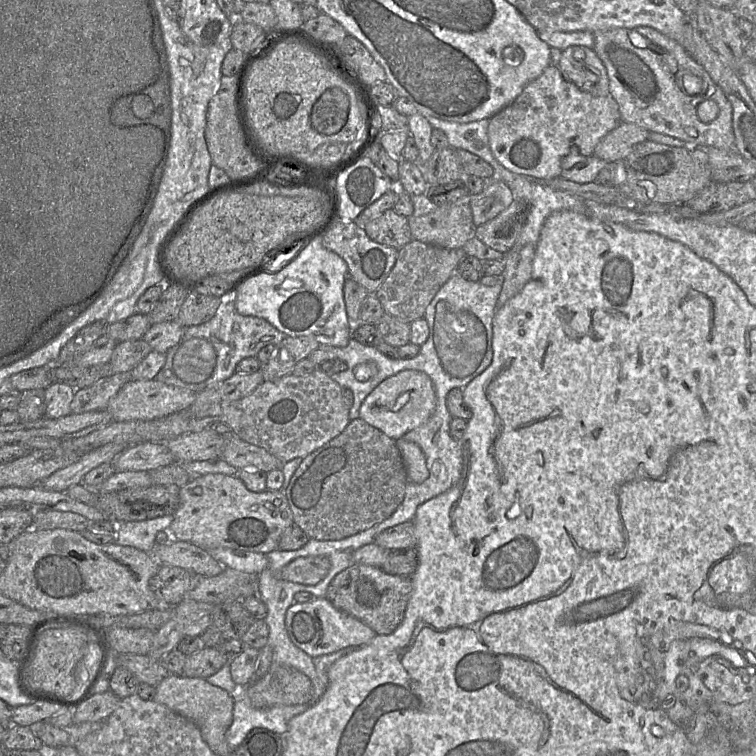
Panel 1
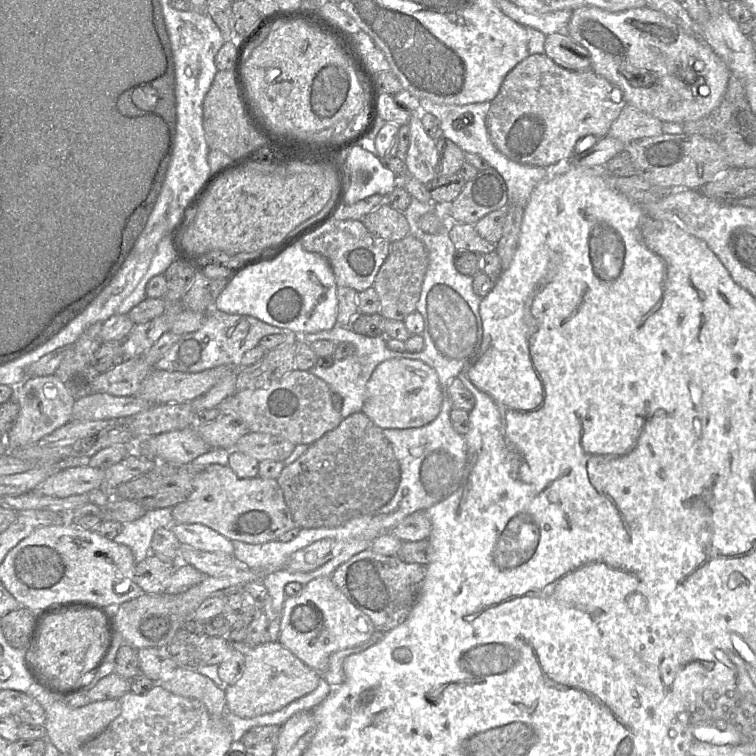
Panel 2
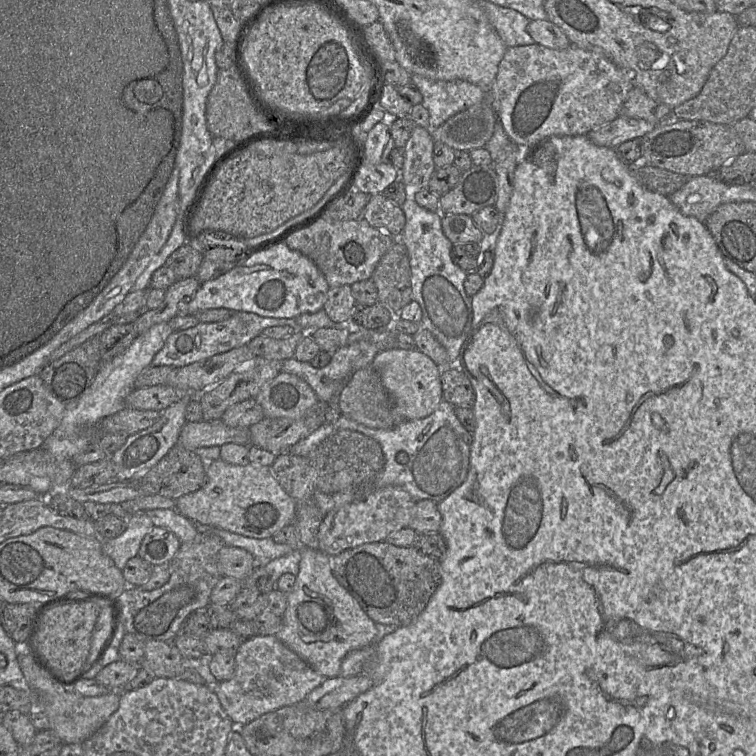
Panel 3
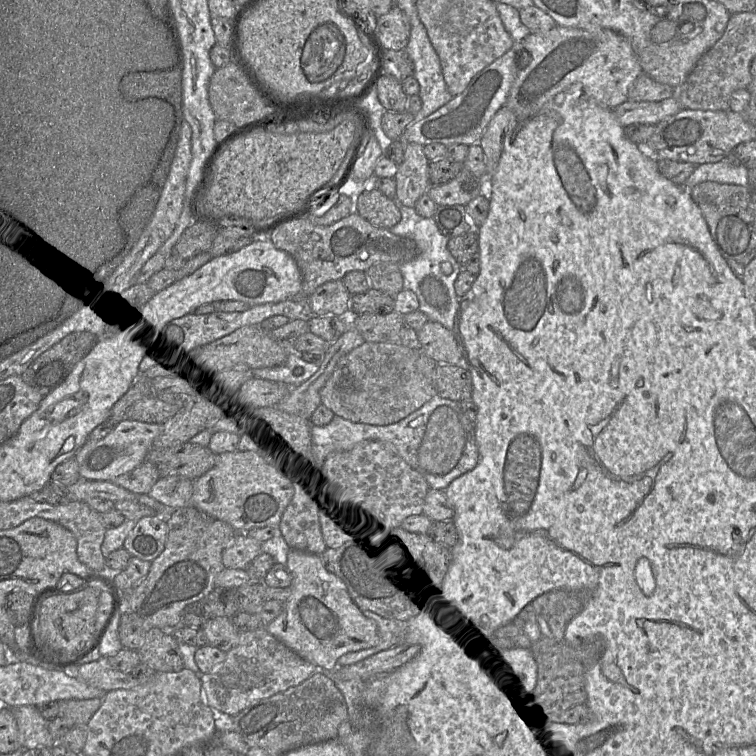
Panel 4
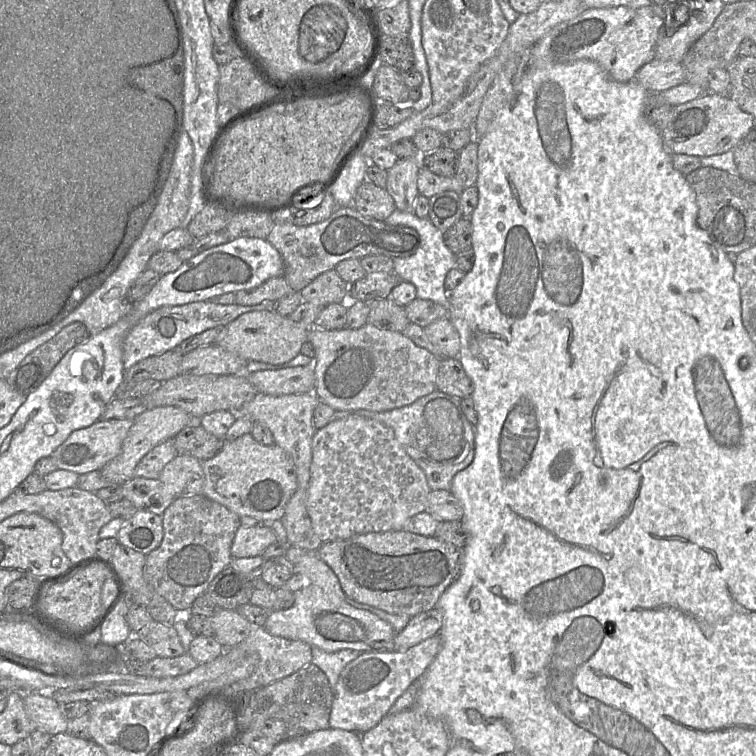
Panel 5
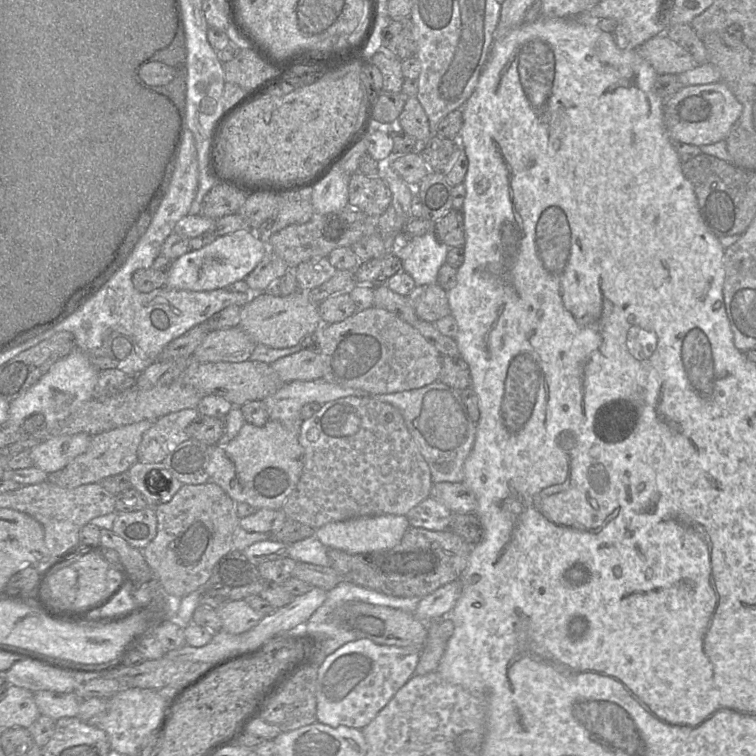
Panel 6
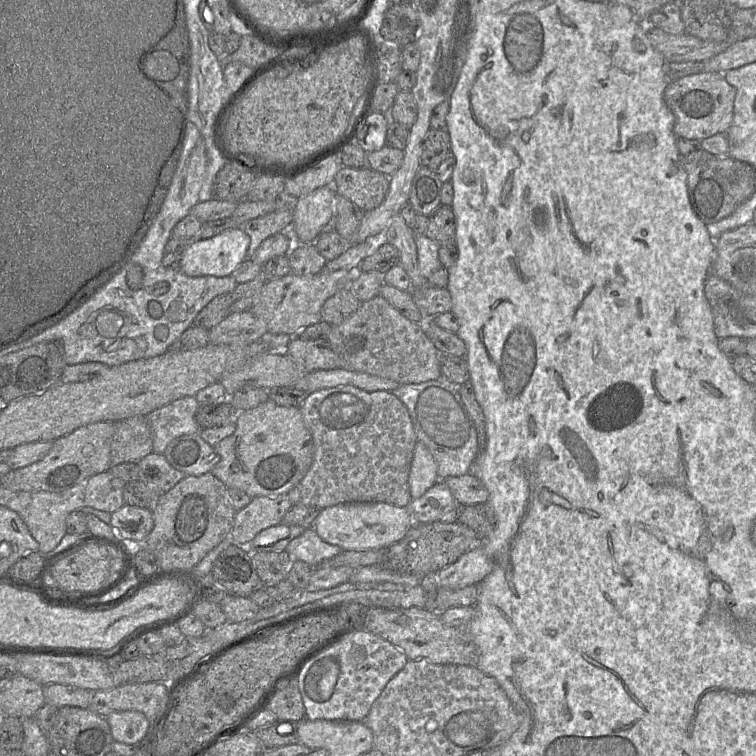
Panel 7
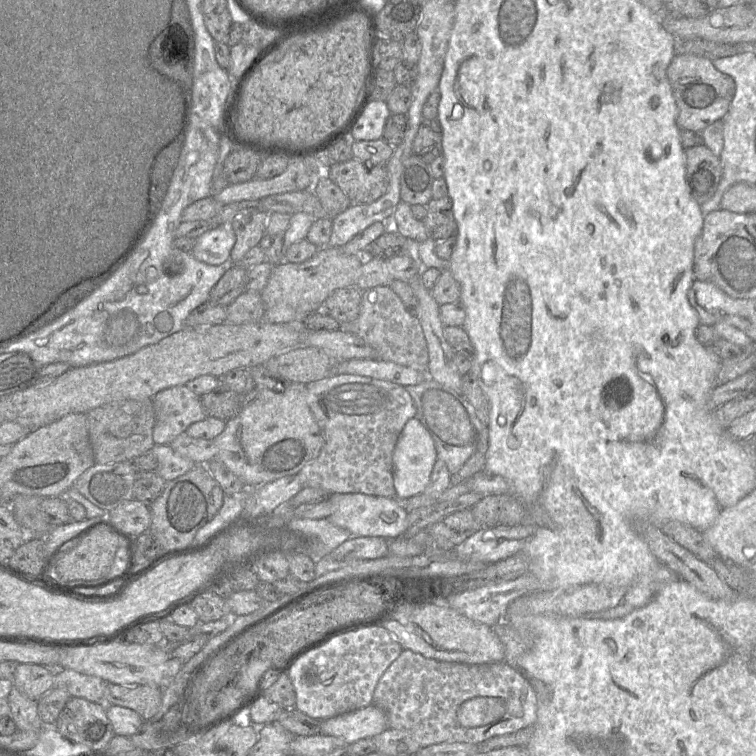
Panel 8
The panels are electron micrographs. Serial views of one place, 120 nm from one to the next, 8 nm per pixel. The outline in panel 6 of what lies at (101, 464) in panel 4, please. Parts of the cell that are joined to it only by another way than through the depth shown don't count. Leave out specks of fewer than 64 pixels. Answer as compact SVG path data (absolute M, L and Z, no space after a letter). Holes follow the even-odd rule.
M85 433L62 435L48 439L30 449L34 467L50 474L61 470L84 453L91 436Z

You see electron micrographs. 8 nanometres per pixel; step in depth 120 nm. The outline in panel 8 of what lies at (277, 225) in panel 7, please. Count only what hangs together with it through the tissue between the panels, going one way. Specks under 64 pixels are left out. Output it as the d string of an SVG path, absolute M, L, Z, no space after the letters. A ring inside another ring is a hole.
M245 209L234 217L231 227L236 242L230 253L230 261L233 264L239 262L252 247L259 245L266 233L268 215L257 209Z

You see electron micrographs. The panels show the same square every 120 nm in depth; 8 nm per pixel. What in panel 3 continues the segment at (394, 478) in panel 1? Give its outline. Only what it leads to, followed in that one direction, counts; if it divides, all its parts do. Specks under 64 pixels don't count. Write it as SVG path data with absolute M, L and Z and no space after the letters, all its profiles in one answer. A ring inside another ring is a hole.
M338 430L325 438L305 456L281 453L272 464L272 473L295 502L310 499L315 491L326 494L343 493L361 499L374 490L374 478L384 467L380 444L355 431Z

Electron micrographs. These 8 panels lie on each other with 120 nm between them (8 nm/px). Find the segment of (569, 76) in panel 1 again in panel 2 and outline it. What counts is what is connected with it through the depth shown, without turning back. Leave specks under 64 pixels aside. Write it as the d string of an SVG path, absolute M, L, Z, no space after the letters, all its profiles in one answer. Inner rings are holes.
M549 34L544 42L545 54L557 65L571 71L591 69L588 51L569 35Z

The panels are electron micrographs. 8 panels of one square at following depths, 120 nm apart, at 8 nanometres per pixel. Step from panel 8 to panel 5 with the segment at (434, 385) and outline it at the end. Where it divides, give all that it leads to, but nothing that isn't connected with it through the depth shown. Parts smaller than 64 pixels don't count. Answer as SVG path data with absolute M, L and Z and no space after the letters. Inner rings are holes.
M439 390L419 398L414 403L384 412L360 410L355 412L361 417L380 422L390 427L406 453L423 470L430 490L450 490L454 476L467 468L475 454L475 427L468 421L462 409L461 398Z

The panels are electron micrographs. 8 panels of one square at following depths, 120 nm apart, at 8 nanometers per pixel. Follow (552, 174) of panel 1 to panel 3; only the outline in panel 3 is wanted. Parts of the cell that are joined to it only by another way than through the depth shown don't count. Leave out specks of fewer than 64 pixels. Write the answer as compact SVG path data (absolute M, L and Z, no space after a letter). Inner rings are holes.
M534 43L507 49L491 85L491 94L493 108L508 138L518 147L534 149L549 138L588 135L613 121L621 114L623 104L633 87L630 73L602 54L572 44L565 49L555 50Z

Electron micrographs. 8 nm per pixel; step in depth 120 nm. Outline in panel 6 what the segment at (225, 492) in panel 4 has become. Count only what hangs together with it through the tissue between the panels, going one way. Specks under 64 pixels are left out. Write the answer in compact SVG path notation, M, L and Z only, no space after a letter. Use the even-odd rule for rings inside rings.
M271 419L262 427L245 422L234 439L210 448L209 481L219 485L236 503L278 510L295 489L303 466L304 449L299 435Z

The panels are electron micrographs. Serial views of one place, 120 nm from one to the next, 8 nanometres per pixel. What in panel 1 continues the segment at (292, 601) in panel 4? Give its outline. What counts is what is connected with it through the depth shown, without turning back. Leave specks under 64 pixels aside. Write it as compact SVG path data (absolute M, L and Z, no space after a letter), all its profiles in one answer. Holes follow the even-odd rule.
M326 597L292 604L286 611L285 626L291 642L311 658L344 648L360 647L376 636L370 627L336 609Z

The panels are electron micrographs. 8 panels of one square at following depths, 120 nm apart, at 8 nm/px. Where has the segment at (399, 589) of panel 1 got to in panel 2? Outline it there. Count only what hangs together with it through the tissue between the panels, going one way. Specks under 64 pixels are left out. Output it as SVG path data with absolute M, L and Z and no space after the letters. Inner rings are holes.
M367 548L339 565L331 575L331 580L359 610L370 618L377 631L388 632L403 623L408 617L418 600L425 573L425 565L406 563L396 555L386 556Z

